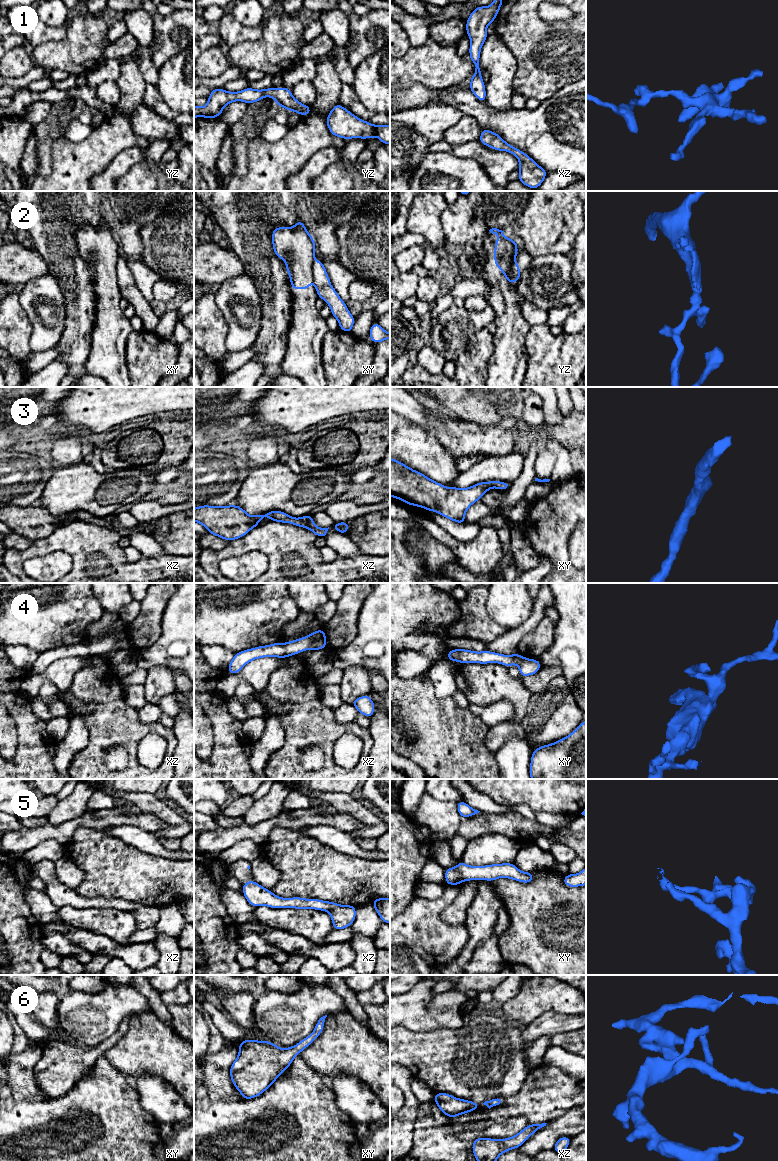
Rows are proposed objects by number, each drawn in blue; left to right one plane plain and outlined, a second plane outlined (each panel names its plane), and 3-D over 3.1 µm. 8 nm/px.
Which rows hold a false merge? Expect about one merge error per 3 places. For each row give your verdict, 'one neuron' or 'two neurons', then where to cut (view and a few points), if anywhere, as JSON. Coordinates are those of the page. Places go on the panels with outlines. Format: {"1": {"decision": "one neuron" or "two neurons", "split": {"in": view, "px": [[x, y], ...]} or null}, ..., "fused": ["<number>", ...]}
{"1": {"decision": "one neuron", "split": null}, "2": {"decision": "two neurons", "split": {"in": "yz", "px": [[514, 261], [510, 269], [510, 275], [516, 281]]}}, "3": {"decision": "one neuron", "split": null}, "4": {"decision": "one neuron", "split": null}, "5": {"decision": "one neuron", "split": null}, "6": {"decision": "one neuron", "split": null}, "fused": ["2"]}

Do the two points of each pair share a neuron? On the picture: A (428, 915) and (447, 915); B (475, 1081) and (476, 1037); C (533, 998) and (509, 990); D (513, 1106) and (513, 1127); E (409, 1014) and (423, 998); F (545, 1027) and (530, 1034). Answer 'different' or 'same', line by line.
A: different
B: same
C: different
D: different
E: same
F: same

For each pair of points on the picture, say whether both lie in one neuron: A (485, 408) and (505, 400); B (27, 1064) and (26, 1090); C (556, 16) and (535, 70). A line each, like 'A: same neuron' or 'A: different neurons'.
A: same neuron
B: same neuron
C: different neurons

